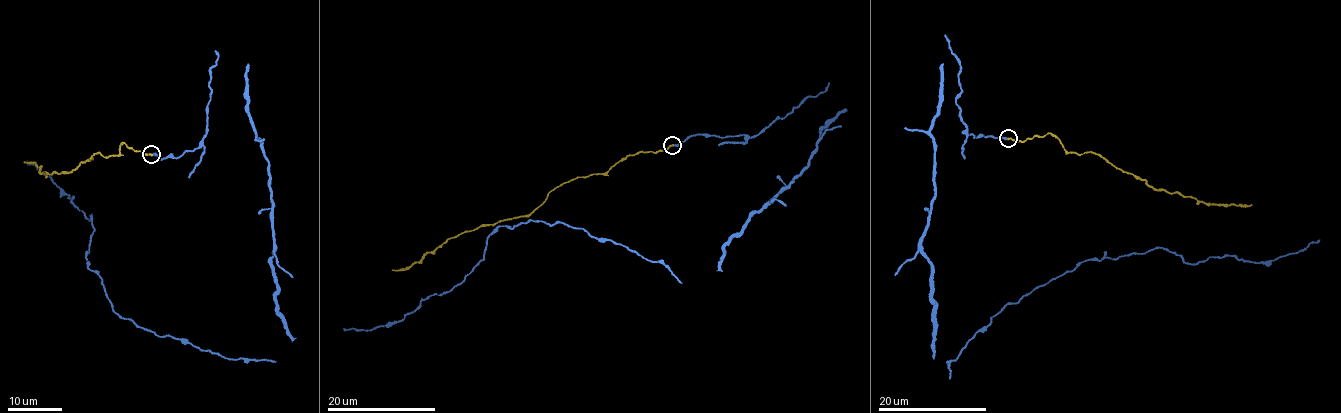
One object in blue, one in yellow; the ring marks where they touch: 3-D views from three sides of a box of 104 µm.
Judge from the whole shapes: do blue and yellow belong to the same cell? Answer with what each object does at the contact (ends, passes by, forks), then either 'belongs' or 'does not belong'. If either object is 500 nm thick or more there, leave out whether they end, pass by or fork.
blue ends there; yellow ends there; does not belong

